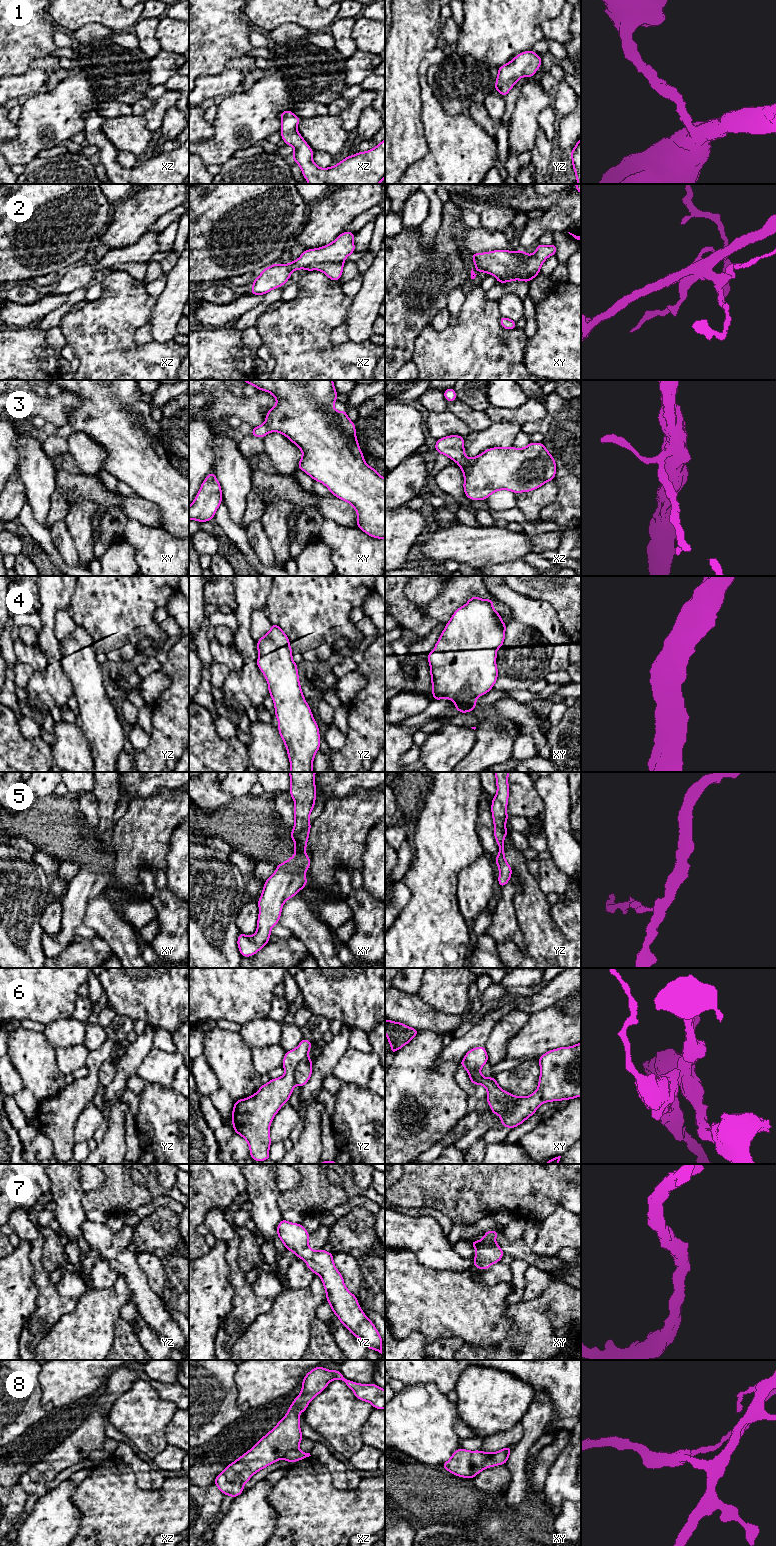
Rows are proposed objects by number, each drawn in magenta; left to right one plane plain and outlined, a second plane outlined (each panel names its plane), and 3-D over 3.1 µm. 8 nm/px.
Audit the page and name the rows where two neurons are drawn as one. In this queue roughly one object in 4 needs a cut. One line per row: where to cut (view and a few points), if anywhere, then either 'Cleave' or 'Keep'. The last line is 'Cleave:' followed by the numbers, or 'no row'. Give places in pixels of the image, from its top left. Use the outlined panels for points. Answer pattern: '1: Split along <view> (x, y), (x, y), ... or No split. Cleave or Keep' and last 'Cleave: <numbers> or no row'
1: No split. Keep
2: Split along xz (343, 261), (313, 263), (304, 268). Cleave
3: No split. Keep
4: No split. Keep
5: No split. Keep
6: Split along yz (307, 1055), (297, 1065), (294, 1072), (295, 1084). Cleave
7: No split. Keep
8: Split along xy (494, 1453), (473, 1472), (472, 1476). Cleave
Cleave: 2, 6, 8

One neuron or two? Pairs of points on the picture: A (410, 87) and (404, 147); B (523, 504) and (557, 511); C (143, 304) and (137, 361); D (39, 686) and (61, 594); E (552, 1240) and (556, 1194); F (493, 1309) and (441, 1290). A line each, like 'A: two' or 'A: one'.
A: one
B: two
C: one
D: one
E: two
F: one

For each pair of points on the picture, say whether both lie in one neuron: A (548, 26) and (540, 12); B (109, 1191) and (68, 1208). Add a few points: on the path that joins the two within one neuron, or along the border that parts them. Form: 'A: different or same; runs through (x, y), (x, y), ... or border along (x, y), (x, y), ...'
A: different; border along (561, 10), (542, 23), (543, 36)
B: different; border along (84, 1193), (82, 1207), (86, 1212)

